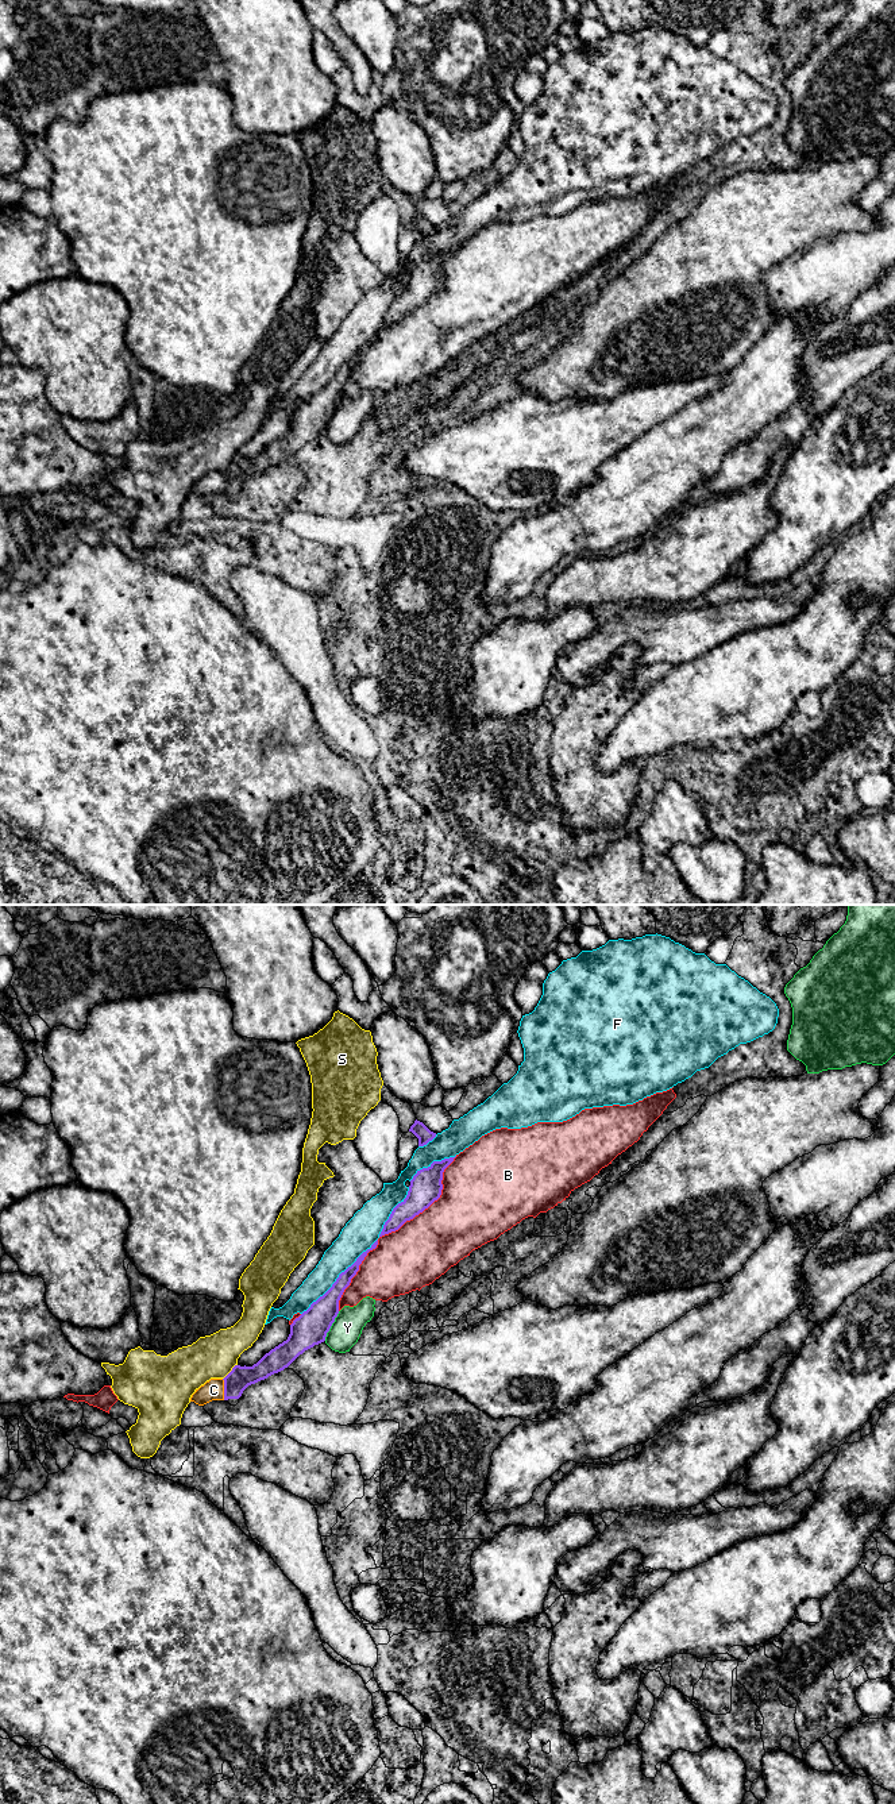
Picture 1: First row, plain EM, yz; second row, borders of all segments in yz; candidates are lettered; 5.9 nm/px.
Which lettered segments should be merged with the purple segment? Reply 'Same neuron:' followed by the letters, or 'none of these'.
Same neuron: C

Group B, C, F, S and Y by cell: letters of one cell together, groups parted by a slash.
B / C / F / S / Y

